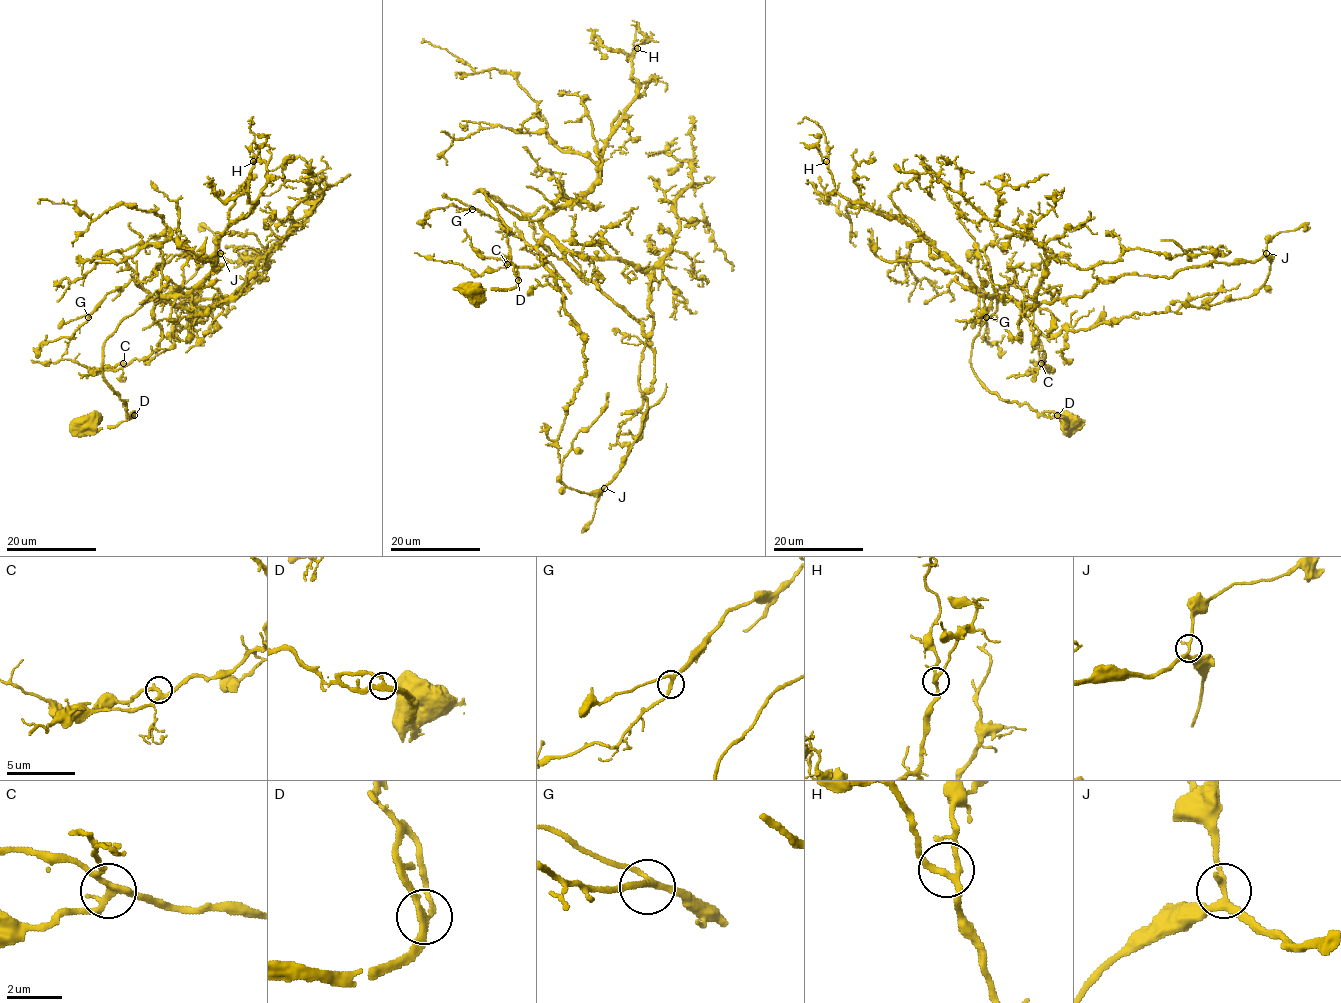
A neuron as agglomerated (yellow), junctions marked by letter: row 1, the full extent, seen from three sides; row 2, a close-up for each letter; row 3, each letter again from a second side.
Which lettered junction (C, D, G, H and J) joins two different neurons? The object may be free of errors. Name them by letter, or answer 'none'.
none

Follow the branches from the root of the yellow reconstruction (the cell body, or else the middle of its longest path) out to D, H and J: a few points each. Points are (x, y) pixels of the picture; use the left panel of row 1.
D: (91, 421), (97, 429), (114, 428), (135, 415)
H: (91, 421), (134, 416), (103, 377), (103, 343), (209, 273), (217, 239), (253, 208), (253, 161)
J: (91, 421), (134, 416), (102, 371), (125, 318), (262, 279), (220, 253)

